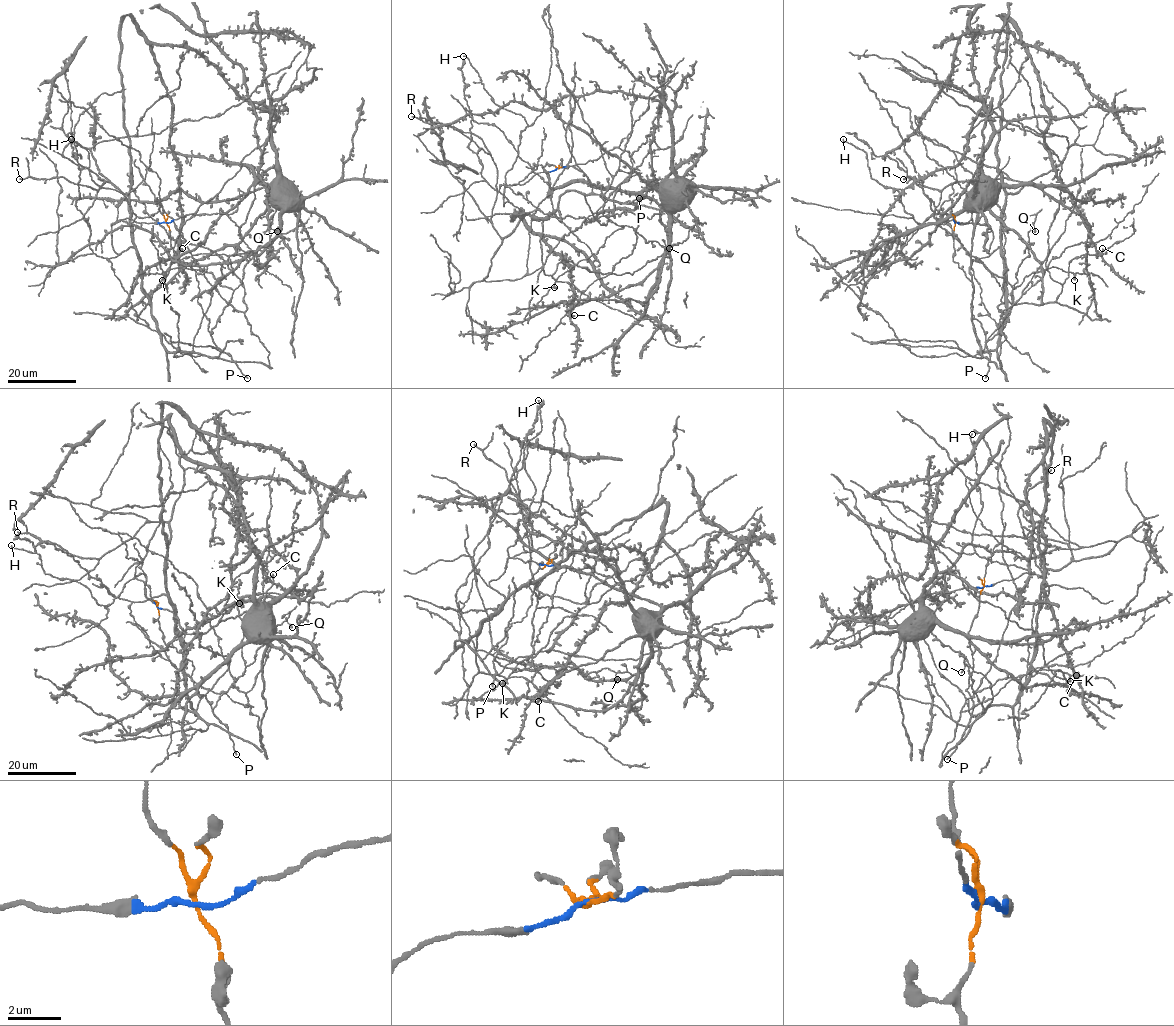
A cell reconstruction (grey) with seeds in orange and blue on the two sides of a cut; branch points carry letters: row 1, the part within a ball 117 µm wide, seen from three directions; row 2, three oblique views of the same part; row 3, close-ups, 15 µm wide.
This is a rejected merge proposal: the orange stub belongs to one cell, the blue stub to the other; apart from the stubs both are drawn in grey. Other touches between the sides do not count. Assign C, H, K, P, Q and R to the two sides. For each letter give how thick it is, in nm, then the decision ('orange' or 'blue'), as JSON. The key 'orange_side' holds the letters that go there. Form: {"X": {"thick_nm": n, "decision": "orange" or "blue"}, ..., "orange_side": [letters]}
{"C": {"thick_nm": 400, "decision": "blue"}, "H": {"thick_nm": 140, "decision": "blue"}, "K": {"thick_nm": 400, "decision": "orange"}, "P": {"thick_nm": 220, "decision": "orange"}, "Q": {"thick_nm": 360, "decision": "orange"}, "R": {"thick_nm": 240, "decision": "blue"}, "orange_side": ["K", "P", "Q"]}

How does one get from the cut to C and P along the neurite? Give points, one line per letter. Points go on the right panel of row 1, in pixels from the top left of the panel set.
C: (955, 222), (990, 228), (990, 254), (1000, 245), (1004, 15), (1039, 82), (1056, 177), (1102, 248)
P: (955, 222), (953, 260), (972, 282), (970, 310), (985, 334), (989, 356), (985, 378)

